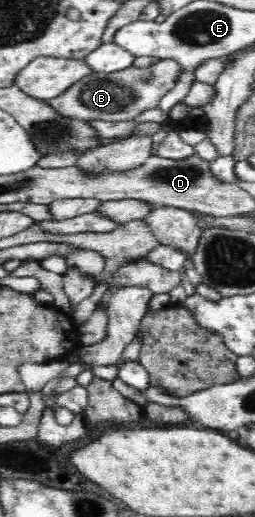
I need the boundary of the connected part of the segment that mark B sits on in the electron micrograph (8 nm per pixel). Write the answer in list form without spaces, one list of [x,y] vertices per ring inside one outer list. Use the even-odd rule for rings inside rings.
[[[159,59],[150,68],[130,66],[122,71],[112,73],[93,72],[74,83],[70,89],[64,91],[54,99],[47,102],[64,117],[92,121],[130,121],[144,113],[147,109],[156,107],[160,100],[178,85],[182,75],[180,64],[173,59]]]

